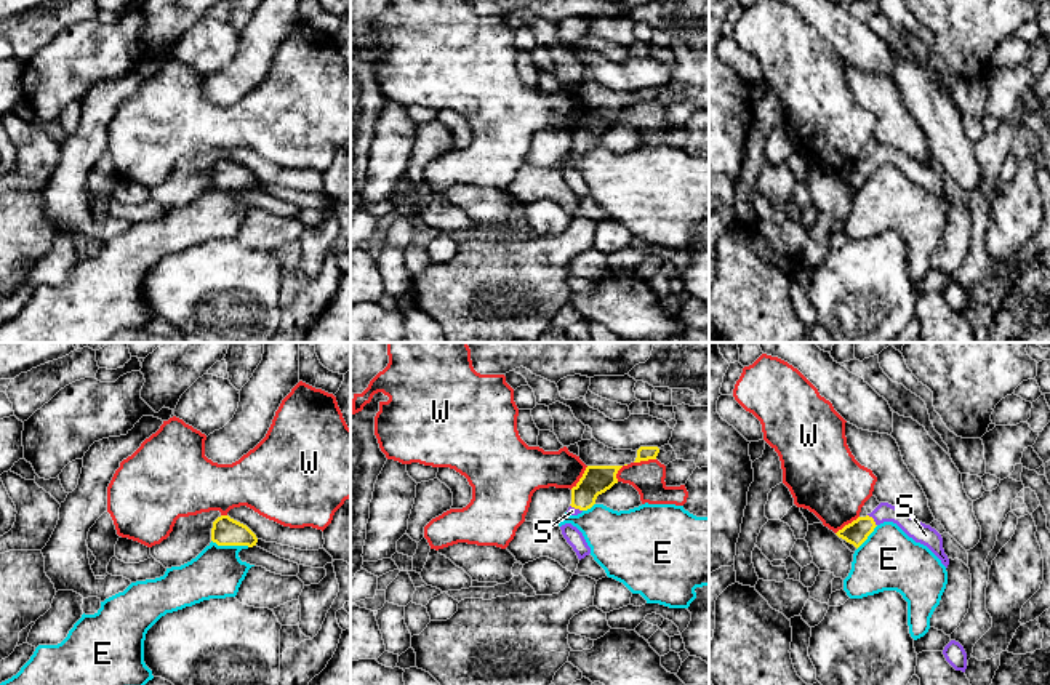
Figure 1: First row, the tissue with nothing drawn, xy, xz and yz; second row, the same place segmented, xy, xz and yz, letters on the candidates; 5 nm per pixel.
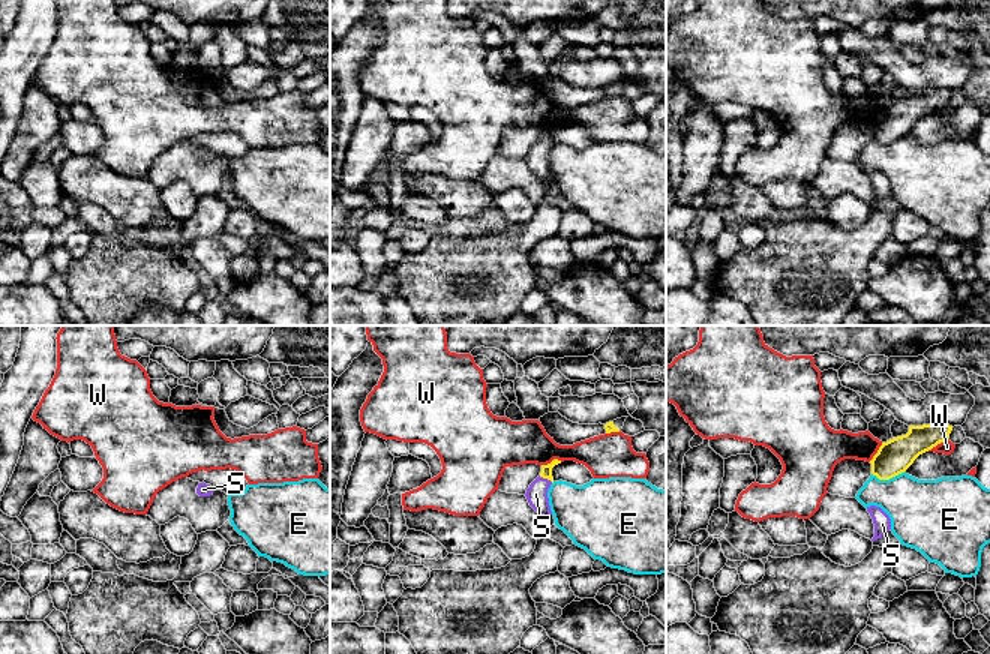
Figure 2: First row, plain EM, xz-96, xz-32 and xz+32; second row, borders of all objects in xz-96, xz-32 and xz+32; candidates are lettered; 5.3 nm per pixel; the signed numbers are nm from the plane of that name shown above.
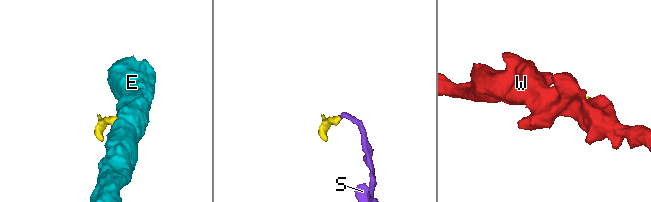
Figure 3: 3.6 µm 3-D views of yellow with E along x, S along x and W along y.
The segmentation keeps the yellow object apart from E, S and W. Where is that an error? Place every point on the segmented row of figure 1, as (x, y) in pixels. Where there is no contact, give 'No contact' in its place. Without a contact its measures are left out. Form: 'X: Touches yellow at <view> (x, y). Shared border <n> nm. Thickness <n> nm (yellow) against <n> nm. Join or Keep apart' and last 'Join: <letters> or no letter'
E: Touches yellow at xy (231, 544). Shared border 190 nm. Thickness 140 nm (yellow) against 260 nm. Keep apart
S: Touches yellow at yz (873, 520). Shared border 80 nm. Thickness 120 nm (yellow) against 100 nm. Join
W: Touches yellow at xz (581, 477). Shared border 150 nm. Thickness 140 nm (yellow) against 200 nm. Keep apart
Join: S

